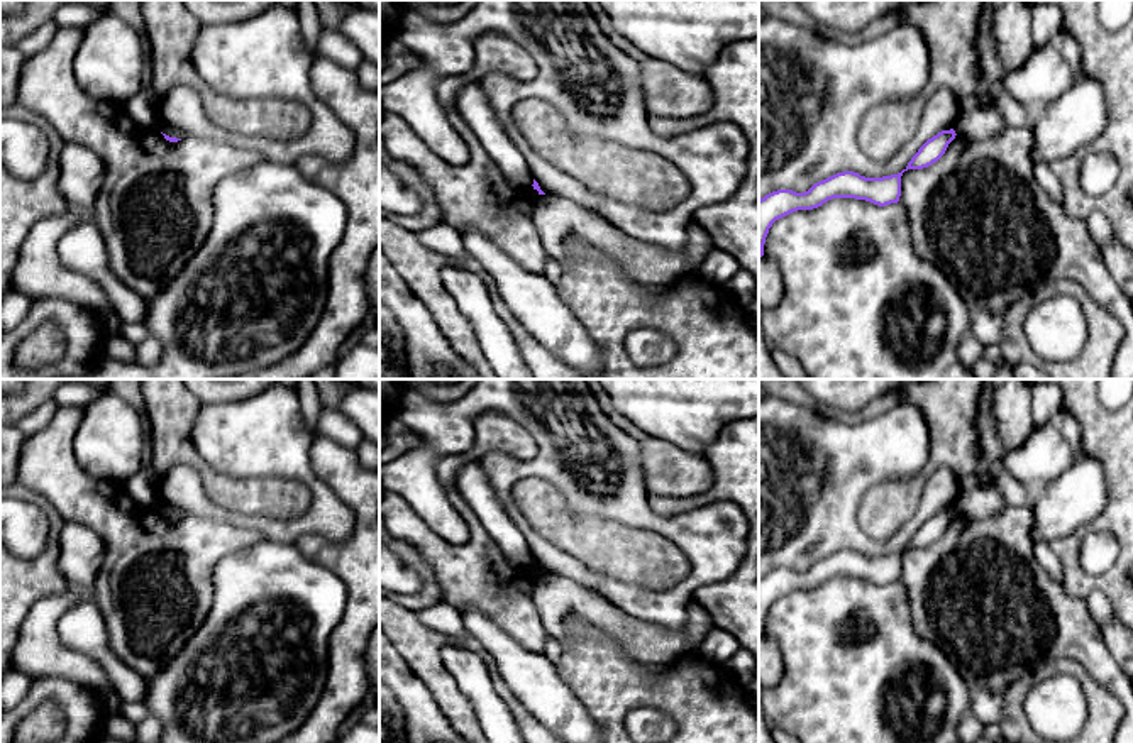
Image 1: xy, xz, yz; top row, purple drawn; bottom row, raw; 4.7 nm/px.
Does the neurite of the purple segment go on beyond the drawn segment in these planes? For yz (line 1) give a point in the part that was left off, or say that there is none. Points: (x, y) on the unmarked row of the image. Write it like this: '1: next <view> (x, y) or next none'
1: next none

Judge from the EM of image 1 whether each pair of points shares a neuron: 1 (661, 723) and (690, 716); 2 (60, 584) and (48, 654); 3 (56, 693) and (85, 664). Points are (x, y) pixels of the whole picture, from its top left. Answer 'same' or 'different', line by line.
1: different
2: different
3: different

